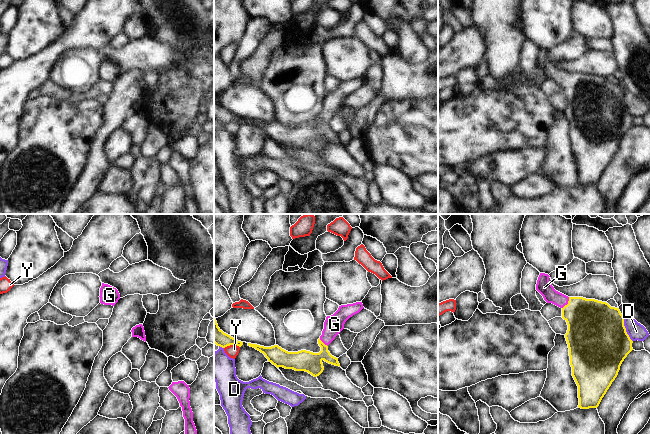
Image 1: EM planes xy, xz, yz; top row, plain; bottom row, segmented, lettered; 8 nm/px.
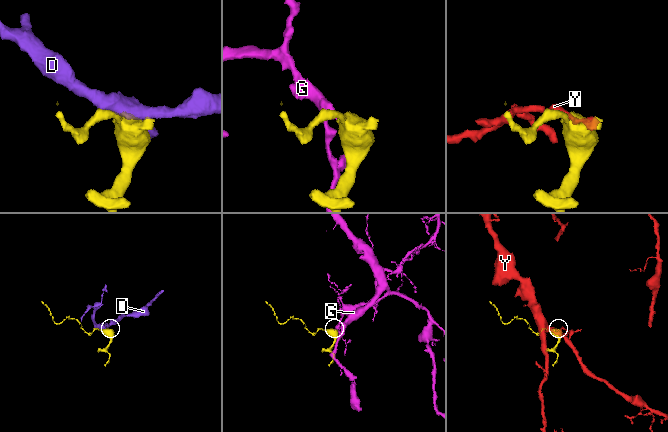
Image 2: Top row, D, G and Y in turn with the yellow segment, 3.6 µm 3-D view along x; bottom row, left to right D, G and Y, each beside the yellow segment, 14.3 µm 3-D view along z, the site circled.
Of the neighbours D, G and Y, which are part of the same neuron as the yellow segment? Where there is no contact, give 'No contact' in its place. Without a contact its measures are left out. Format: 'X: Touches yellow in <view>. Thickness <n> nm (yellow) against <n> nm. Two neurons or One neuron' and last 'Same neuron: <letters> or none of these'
D: Touches yellow in yz. Thickness 480 nm (yellow) against 140 nm. Two neurons
G: Touches yellow in yz. Thickness 380 nm (yellow) against 120 nm. One neuron
Y: Touches yellow in xz. Thickness 130 nm (yellow) against 100 nm. Two neurons
Same neuron: G.

